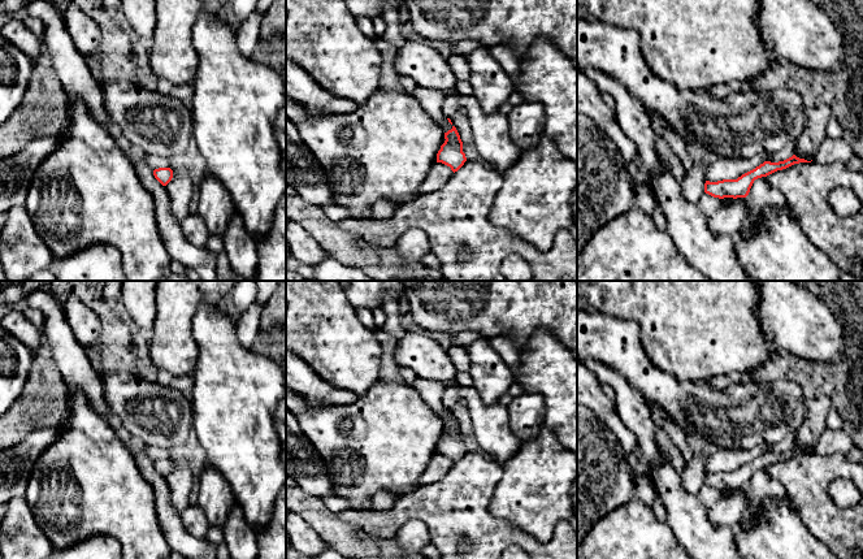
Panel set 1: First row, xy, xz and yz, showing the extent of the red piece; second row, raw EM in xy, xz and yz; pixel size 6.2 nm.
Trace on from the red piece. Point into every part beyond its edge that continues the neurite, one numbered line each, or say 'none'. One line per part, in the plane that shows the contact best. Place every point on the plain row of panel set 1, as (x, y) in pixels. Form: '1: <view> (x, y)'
none

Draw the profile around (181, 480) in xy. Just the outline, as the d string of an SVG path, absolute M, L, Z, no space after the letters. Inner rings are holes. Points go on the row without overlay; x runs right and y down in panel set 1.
M177 460L165 478L170 491L172 506L181 514L190 506L190 491L198 480L198 474L187 460Z

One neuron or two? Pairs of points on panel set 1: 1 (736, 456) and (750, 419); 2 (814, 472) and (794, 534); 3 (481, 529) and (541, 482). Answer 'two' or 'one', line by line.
1: two
2: two
3: two

